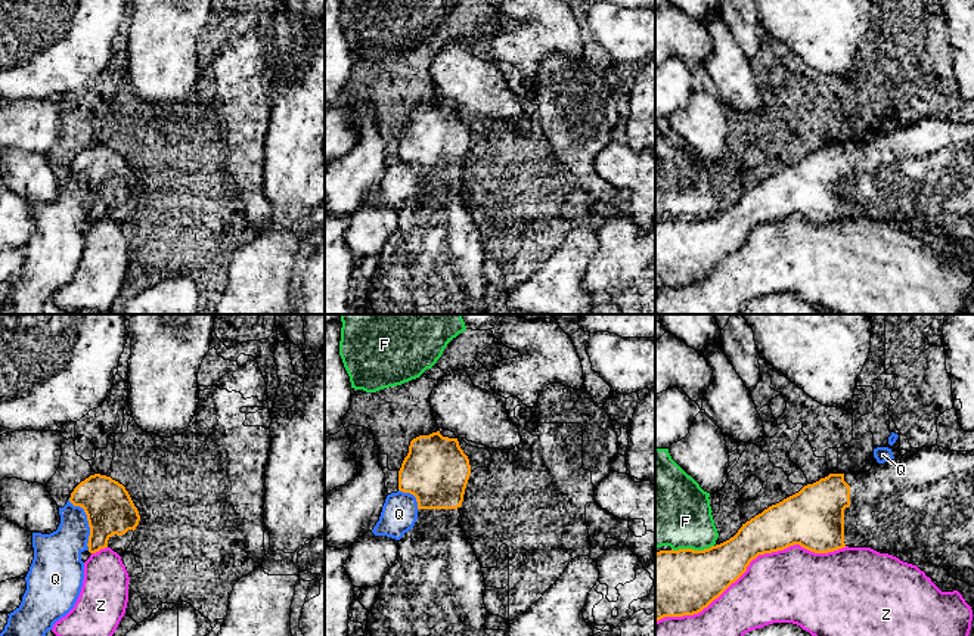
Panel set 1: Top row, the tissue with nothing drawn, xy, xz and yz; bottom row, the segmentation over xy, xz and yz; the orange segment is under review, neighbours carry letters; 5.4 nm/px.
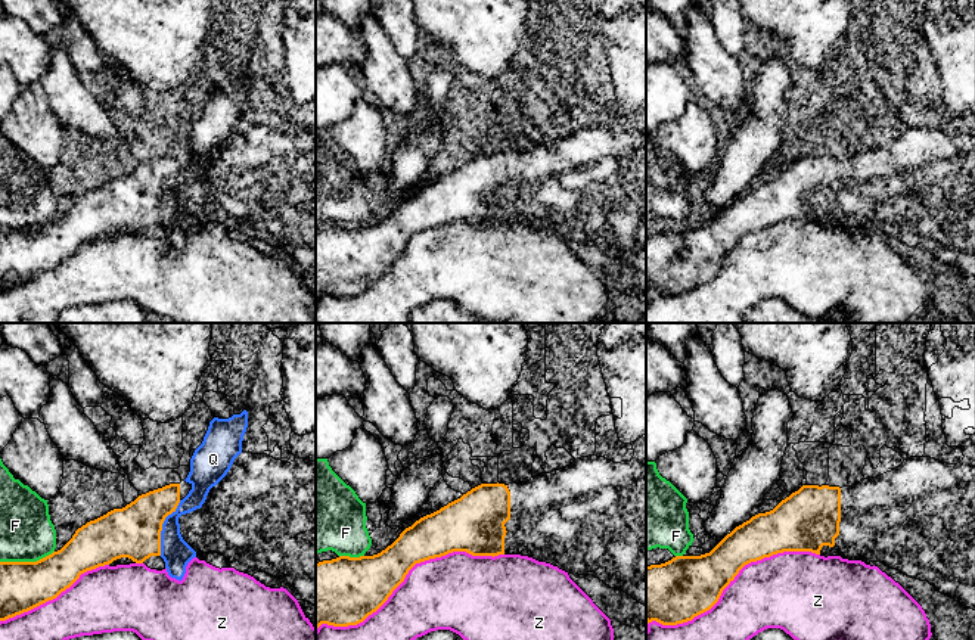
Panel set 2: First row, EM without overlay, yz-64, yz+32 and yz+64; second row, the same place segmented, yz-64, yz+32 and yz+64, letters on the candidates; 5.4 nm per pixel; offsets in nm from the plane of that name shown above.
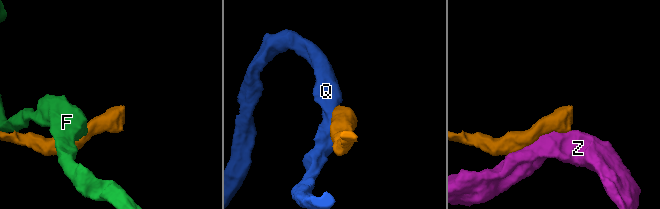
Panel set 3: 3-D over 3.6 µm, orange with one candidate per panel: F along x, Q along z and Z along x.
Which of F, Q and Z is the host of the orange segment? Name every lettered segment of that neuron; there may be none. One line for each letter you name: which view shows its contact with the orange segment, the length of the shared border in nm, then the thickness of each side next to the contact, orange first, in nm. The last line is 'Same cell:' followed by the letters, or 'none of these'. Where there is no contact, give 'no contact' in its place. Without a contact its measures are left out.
Same cell: none of these

